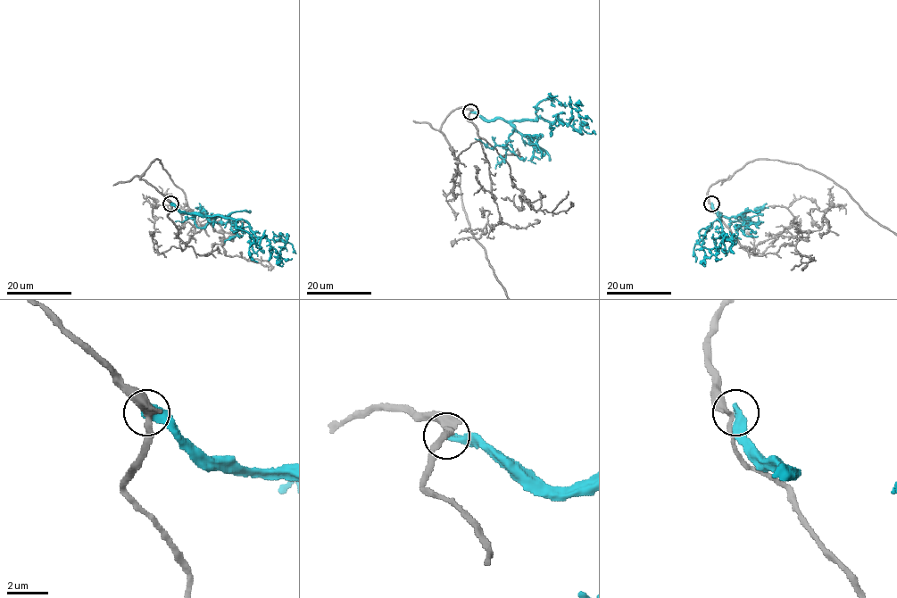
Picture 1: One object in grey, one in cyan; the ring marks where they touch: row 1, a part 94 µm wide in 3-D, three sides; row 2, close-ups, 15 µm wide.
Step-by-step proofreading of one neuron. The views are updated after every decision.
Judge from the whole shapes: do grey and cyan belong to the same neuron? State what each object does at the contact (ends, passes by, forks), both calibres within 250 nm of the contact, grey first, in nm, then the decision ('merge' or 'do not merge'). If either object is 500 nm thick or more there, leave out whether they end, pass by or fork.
grey passes by | cyan ends | 320/420 nm | do not merge

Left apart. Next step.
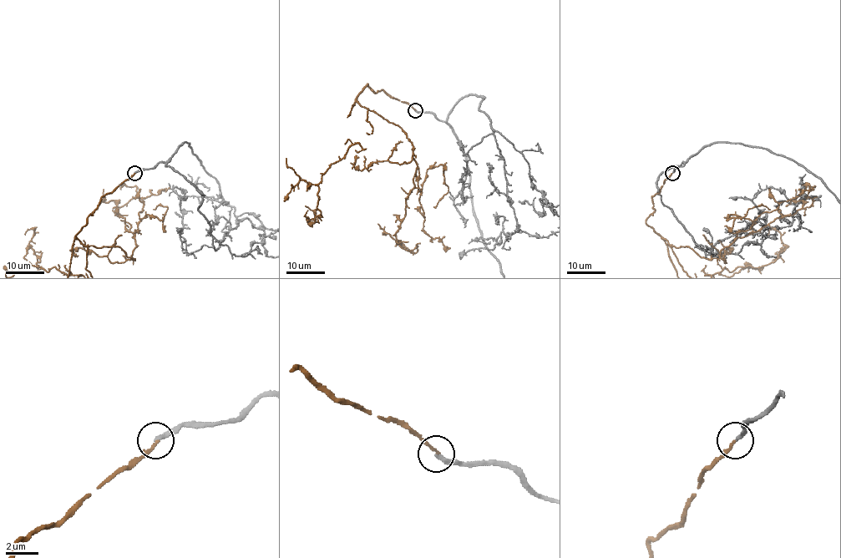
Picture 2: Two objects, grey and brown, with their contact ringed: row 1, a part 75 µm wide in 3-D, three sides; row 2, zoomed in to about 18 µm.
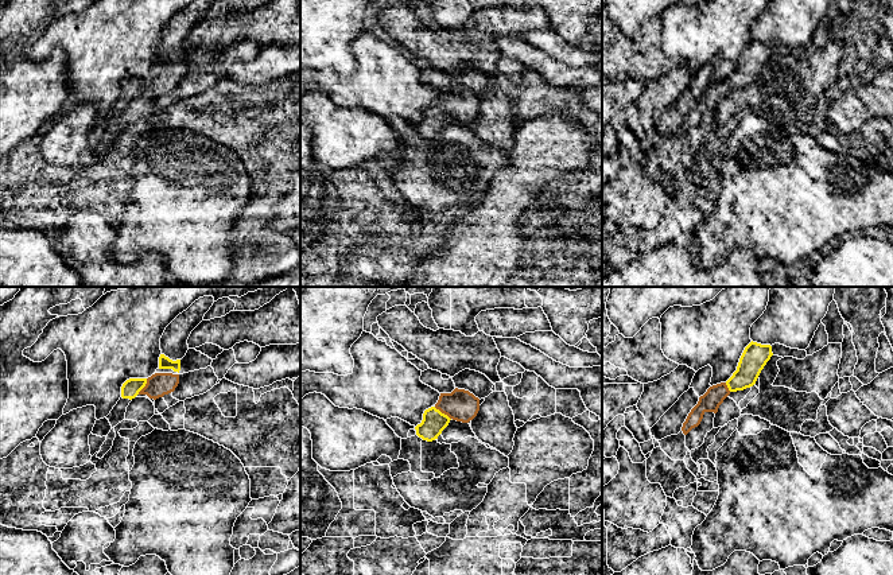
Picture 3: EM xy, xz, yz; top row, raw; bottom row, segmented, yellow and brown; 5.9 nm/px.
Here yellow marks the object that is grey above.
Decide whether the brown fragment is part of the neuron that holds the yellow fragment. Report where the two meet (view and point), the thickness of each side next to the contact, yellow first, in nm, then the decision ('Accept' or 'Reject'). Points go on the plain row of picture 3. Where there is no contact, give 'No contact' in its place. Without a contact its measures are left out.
Touches yellow at xz (441, 111). Thickness 150 nm (yellow) against 190 nm. Accept

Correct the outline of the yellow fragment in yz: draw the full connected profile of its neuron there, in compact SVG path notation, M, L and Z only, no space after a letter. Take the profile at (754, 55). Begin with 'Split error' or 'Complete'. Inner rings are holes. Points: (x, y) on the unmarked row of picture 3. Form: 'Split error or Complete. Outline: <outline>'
Split error. Outline: M752 39L745 46L733 74L726 81L710 85L707 90L699 96L698 102L691 108L683 121L683 132L687 133L692 127L698 125L706 110L717 112L719 104L731 90L753 85L772 54L770 43L761 43Z

